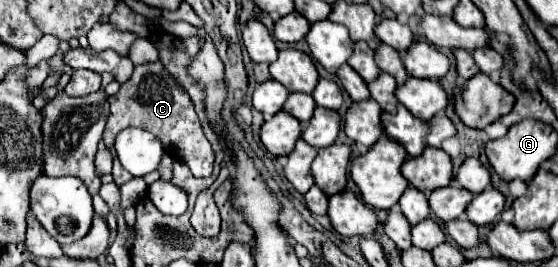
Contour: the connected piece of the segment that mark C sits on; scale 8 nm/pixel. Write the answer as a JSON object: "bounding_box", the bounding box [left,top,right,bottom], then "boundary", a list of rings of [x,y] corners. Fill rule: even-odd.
{"bounding_box":[104,62,214,176],"boundary":[[[156,62],[156,64],[136,66],[130,80],[124,82],[120,92],[110,96],[108,102],[110,102],[110,118],[108,118],[108,124],[104,130],[104,144],[108,150],[112,148],[112,142],[120,130],[138,126],[138,128],[144,128],[144,130],[152,132],[154,136],[158,136],[164,144],[166,154],[176,160],[182,160],[192,170],[194,176],[212,174],[214,152],[202,132],[202,126],[198,122],[190,96],[170,76],[170,72],[162,64]]]}

